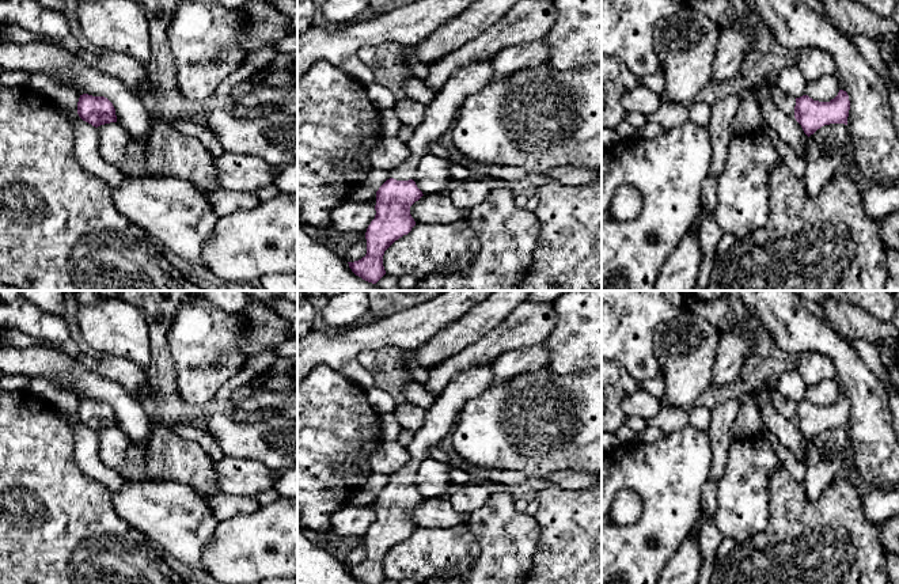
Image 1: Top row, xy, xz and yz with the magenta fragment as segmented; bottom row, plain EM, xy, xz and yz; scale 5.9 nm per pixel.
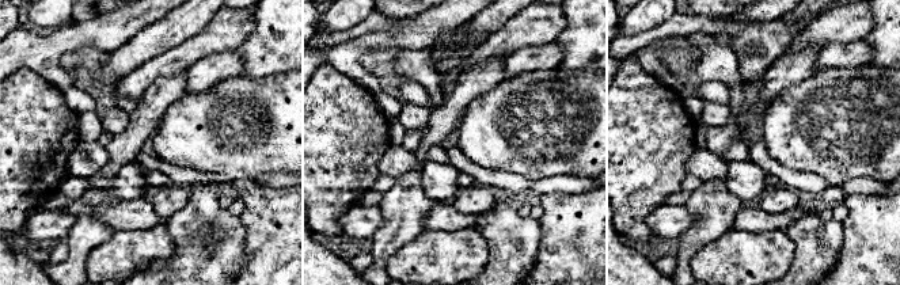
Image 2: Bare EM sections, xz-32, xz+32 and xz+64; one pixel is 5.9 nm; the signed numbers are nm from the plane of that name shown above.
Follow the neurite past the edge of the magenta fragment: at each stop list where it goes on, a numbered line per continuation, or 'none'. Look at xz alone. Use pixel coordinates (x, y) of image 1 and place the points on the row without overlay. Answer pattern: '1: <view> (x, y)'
1: xz (465, 386)

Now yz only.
1: yz (786, 408)

